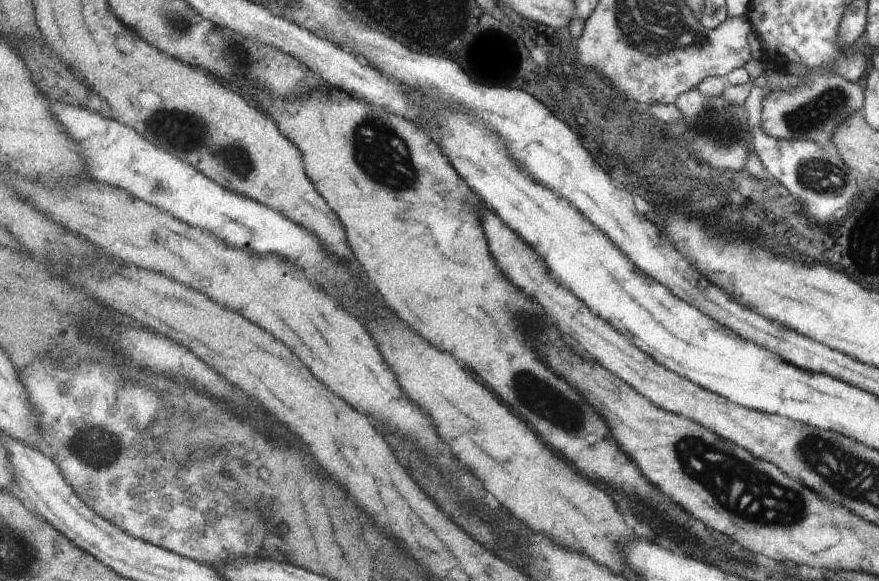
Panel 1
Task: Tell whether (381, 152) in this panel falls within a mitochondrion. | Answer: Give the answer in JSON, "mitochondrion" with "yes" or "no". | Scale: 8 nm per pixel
{"mitochondrion":"yes"}

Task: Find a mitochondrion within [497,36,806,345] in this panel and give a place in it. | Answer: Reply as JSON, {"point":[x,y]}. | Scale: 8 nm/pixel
{"point":[725,129]}

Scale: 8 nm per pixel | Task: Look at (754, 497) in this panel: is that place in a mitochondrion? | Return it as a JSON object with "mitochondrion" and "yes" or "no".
{"mitochondrion":"yes"}

